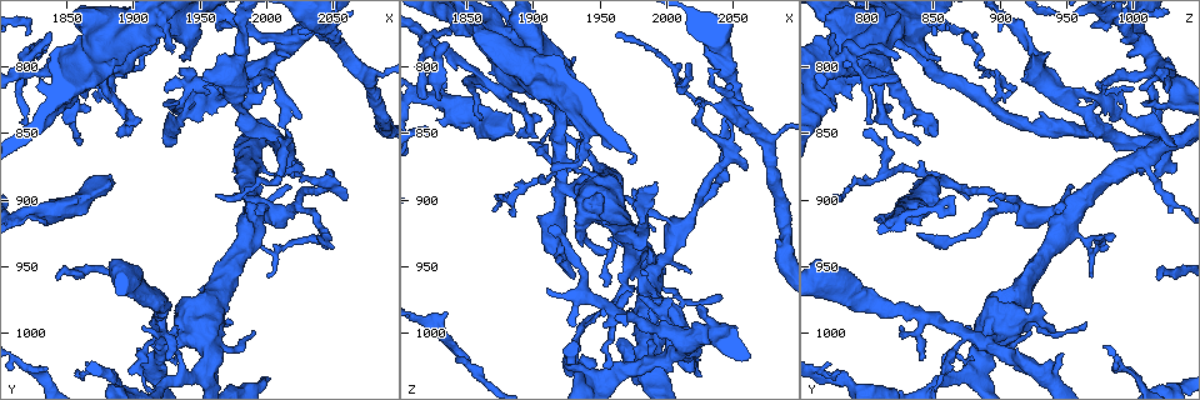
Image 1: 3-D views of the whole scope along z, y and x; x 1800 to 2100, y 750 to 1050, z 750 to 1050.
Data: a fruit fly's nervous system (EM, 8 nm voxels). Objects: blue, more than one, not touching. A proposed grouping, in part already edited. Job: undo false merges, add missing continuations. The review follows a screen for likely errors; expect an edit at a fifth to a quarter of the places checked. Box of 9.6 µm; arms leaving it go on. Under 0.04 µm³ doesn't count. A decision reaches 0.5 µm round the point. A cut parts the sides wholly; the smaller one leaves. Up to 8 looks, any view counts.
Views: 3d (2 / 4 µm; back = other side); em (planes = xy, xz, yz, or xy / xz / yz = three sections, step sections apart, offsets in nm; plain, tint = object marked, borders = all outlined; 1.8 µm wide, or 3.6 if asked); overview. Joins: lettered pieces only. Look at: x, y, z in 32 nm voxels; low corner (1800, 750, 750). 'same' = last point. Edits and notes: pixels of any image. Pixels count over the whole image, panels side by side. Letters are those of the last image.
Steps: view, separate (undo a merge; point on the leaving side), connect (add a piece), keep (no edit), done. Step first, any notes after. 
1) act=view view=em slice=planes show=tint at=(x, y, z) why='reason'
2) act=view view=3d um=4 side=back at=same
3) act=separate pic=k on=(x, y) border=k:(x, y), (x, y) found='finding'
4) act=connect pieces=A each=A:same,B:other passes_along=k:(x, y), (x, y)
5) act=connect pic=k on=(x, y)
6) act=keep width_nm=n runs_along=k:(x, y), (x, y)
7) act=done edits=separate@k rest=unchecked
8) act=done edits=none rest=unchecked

act=view view=3d um=4 at=(2040, 932, 974) why='free end'

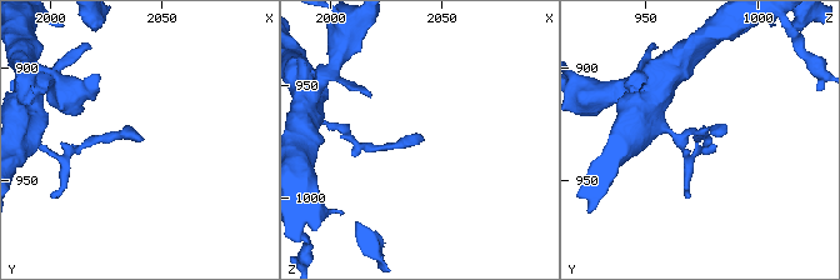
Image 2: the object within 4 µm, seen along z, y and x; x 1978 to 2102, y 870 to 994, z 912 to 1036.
act=view view=em slice=yz step=16 show=borders at=(2042, 931, 972)

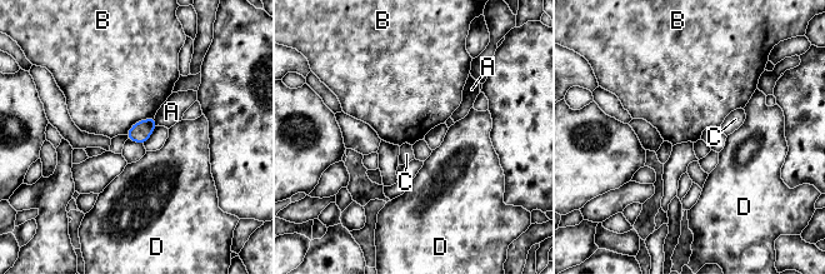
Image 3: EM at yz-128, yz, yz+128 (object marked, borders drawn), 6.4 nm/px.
act=view view=em slice=planes show=borders at=same

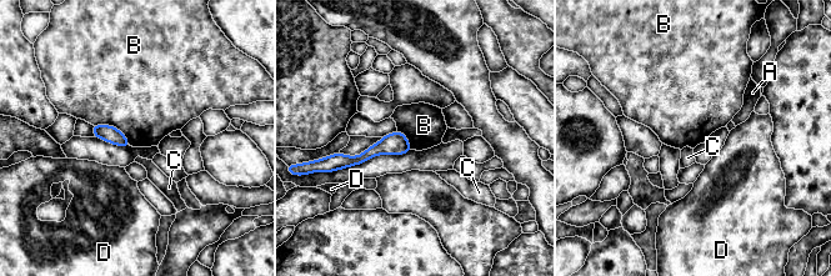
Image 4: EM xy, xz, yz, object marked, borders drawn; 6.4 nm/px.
act=keep width_nm=110 each=A:other,B:other,C:other,D:other runs_along=4:(408, 147), (343, 157) found='none of them fits'

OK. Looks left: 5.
act=view view=em slice=xy step=16 show=tint at=(2026, 874, 1032) why='end of a long branch'

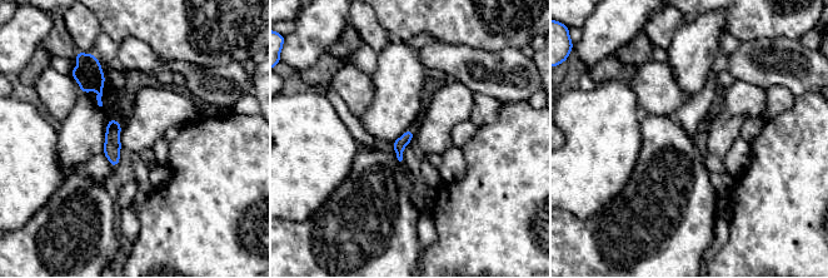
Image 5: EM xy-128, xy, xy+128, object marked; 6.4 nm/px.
act=view view=em slice=planes show=borders at=same

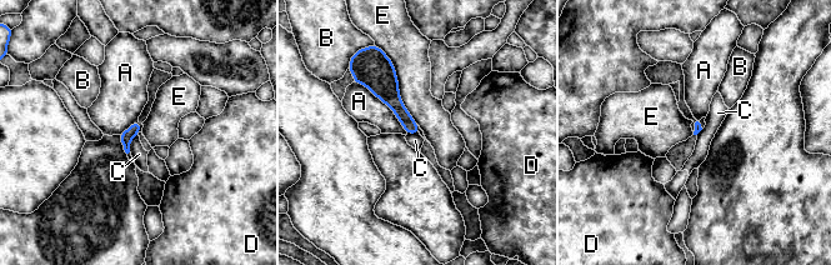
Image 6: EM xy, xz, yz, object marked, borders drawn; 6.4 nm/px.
act=keep each=A:other,B:other,C:other,D:other,E:other border=6:(383, 50), (416, 123) found='no lettered piece goes on from it'

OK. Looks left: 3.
act=view view=3d um=2 side=back at=(1886, 816, 912) why='free end'

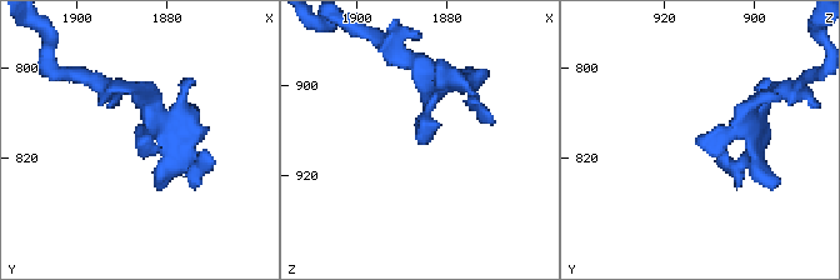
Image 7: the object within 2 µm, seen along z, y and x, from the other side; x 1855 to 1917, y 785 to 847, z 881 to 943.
act=view view=em slice=planes show=borders at=(1886, 817, 913)

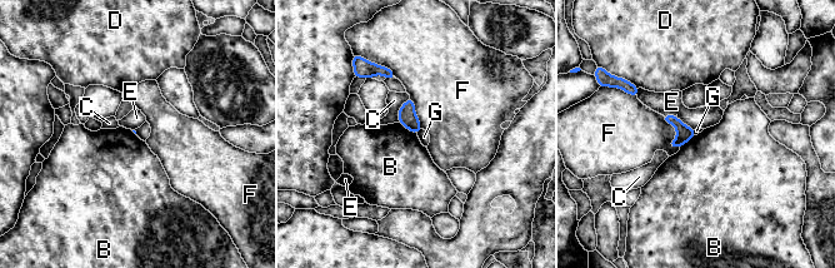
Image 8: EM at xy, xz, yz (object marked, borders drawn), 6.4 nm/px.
act=keep each=B:other,C:other,D:other,E:other,F:other,G:other found='none of them fits'

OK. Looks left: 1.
act=done edits=none rest=unchecked

